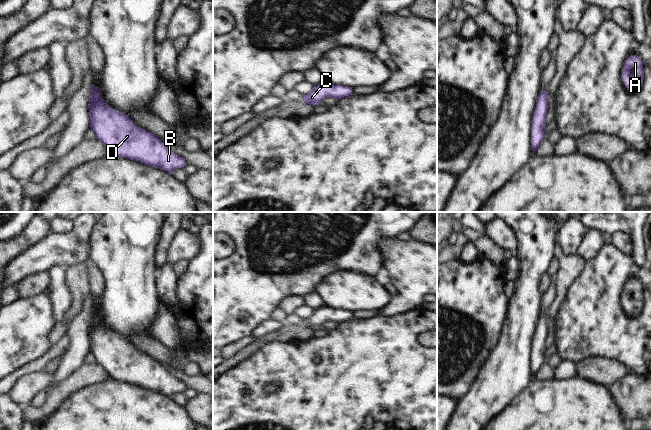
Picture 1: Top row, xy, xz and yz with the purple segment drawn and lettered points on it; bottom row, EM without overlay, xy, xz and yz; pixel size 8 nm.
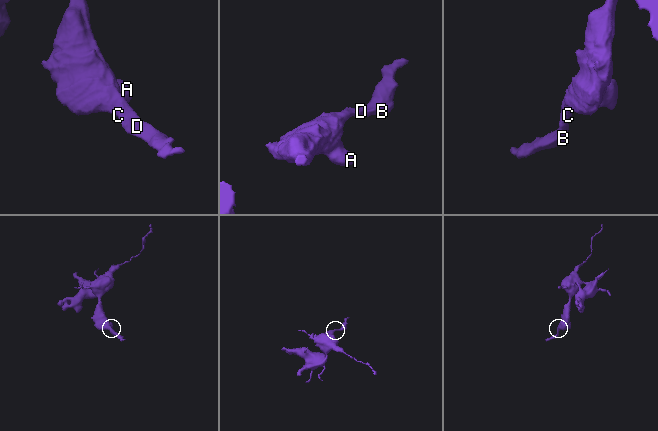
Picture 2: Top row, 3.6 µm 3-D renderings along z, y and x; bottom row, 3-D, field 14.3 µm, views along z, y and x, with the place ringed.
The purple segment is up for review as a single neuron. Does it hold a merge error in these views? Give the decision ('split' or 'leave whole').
leave whole

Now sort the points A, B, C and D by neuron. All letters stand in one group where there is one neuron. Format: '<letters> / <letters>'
A B C D

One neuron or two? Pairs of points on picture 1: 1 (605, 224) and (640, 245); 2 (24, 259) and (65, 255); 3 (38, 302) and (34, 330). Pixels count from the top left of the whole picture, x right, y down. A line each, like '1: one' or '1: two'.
1: one
2: one
3: one

